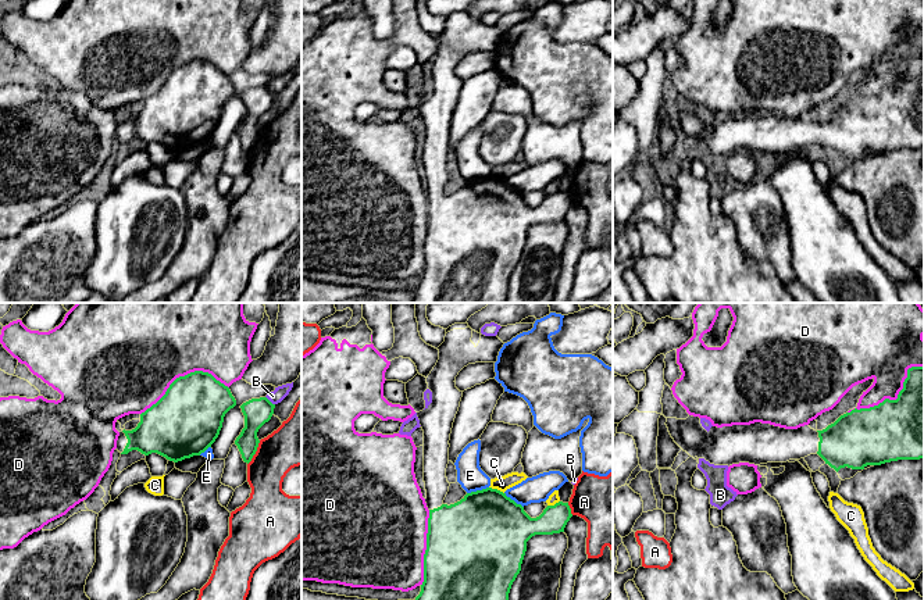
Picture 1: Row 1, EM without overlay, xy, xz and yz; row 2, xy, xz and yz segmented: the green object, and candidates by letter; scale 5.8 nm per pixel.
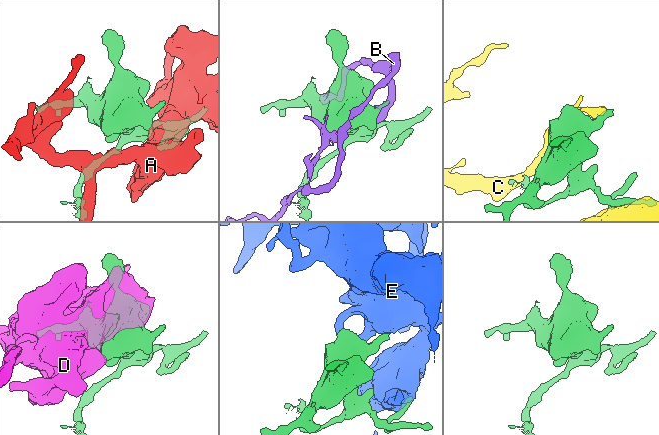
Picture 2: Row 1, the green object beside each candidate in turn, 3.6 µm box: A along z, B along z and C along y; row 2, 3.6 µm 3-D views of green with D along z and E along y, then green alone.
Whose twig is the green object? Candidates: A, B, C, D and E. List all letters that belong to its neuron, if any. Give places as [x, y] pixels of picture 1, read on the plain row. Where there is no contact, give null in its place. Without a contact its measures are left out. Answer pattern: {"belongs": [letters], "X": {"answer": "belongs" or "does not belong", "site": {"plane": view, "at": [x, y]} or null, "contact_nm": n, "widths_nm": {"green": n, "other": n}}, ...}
{"belongs": [], "A": {"answer": "does not belong", "site": {"plane": "xy", "at": [254, 142]}, "contact_nm": 160, "widths_nm": {"green": 160, "other": 280}}, "B": {"answer": "does not belong", "site": {"plane": "xy", "at": [268, 89]}, "contact_nm": 80, "widths_nm": {"green": 160, "other": 80}}, "C": {"answer": "does not belong", "site": {"plane": "xz", "at": [496, 178]}, "contact_nm": 100, "widths_nm": {"green": 460, "other": 90}}, "D": {"answer": "does not belong", "site": {"plane": "xy", "at": [182, 65]}, "contact_nm": 550, "widths_nm": {"green": 400, "other": 460}}, "E": {"answer": "does not belong", "site": {"plane": "xz", "at": [477, 179]}, "contact_nm": 130, "widths_nm": {"green": 480, "other": 150}}}

